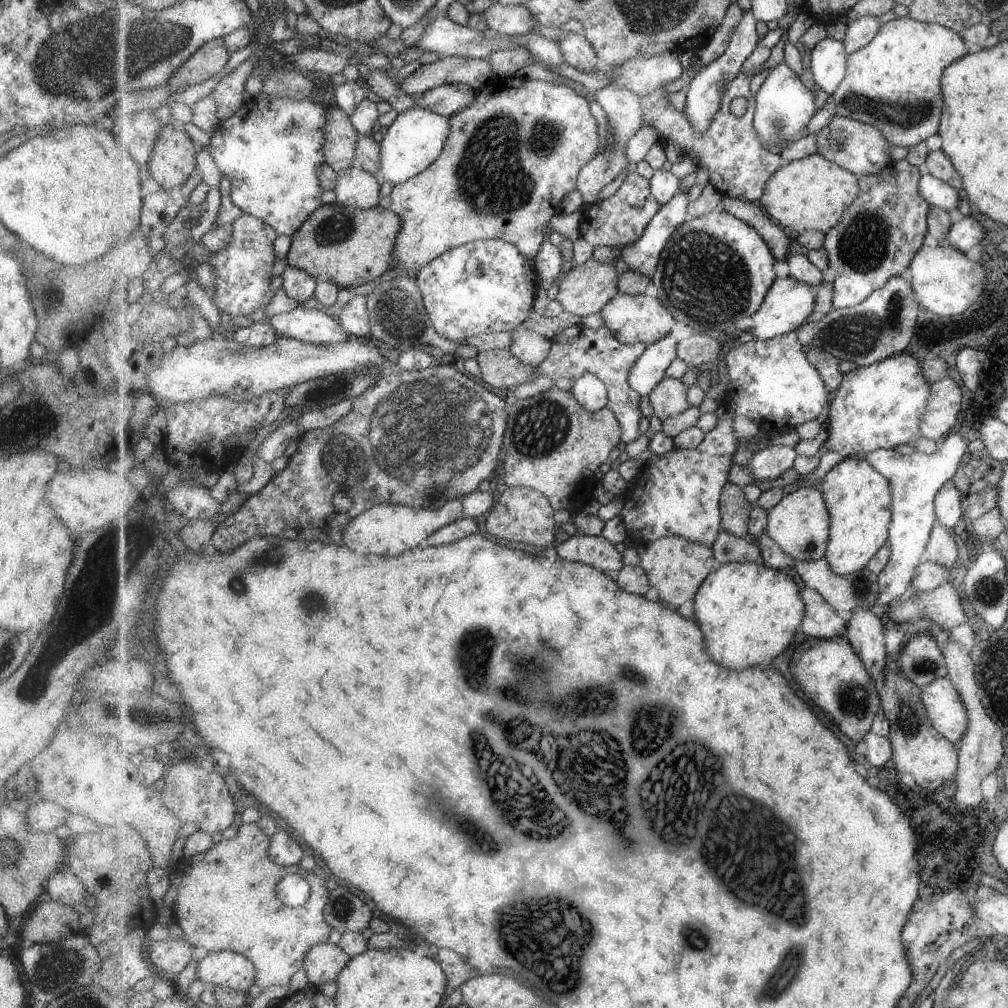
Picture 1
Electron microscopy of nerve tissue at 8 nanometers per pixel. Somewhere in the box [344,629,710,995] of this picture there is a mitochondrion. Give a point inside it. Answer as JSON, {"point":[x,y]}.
{"point":[540,936]}

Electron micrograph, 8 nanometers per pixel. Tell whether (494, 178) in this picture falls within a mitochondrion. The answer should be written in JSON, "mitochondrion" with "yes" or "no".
{"mitochondrion":"yes"}

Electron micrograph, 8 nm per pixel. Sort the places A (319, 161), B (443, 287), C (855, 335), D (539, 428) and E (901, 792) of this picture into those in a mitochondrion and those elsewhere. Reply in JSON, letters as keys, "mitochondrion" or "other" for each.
{"A":"other","B":"mitochondrion","C":"mitochondrion","D":"mitochondrion","E":"other"}

